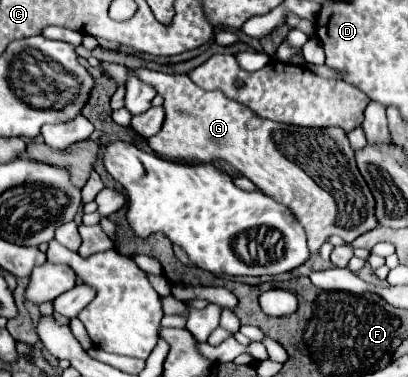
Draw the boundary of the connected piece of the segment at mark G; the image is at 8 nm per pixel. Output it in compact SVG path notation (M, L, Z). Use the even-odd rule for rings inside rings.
M102 62L100 68L108 80L116 82L116 86L124 86L128 76L134 74L164 98L166 120L162 130L148 138L148 144L156 154L176 162L228 160L264 194L294 212L306 230L312 254L316 254L332 234L350 244L360 234L378 226L372 192L356 168L354 150L342 128L304 128L260 118L248 110L248 106L228 98L220 90L202 90L184 74L164 74L148 68L130 70L110 62ZM338 212L344 220L338 220Z

